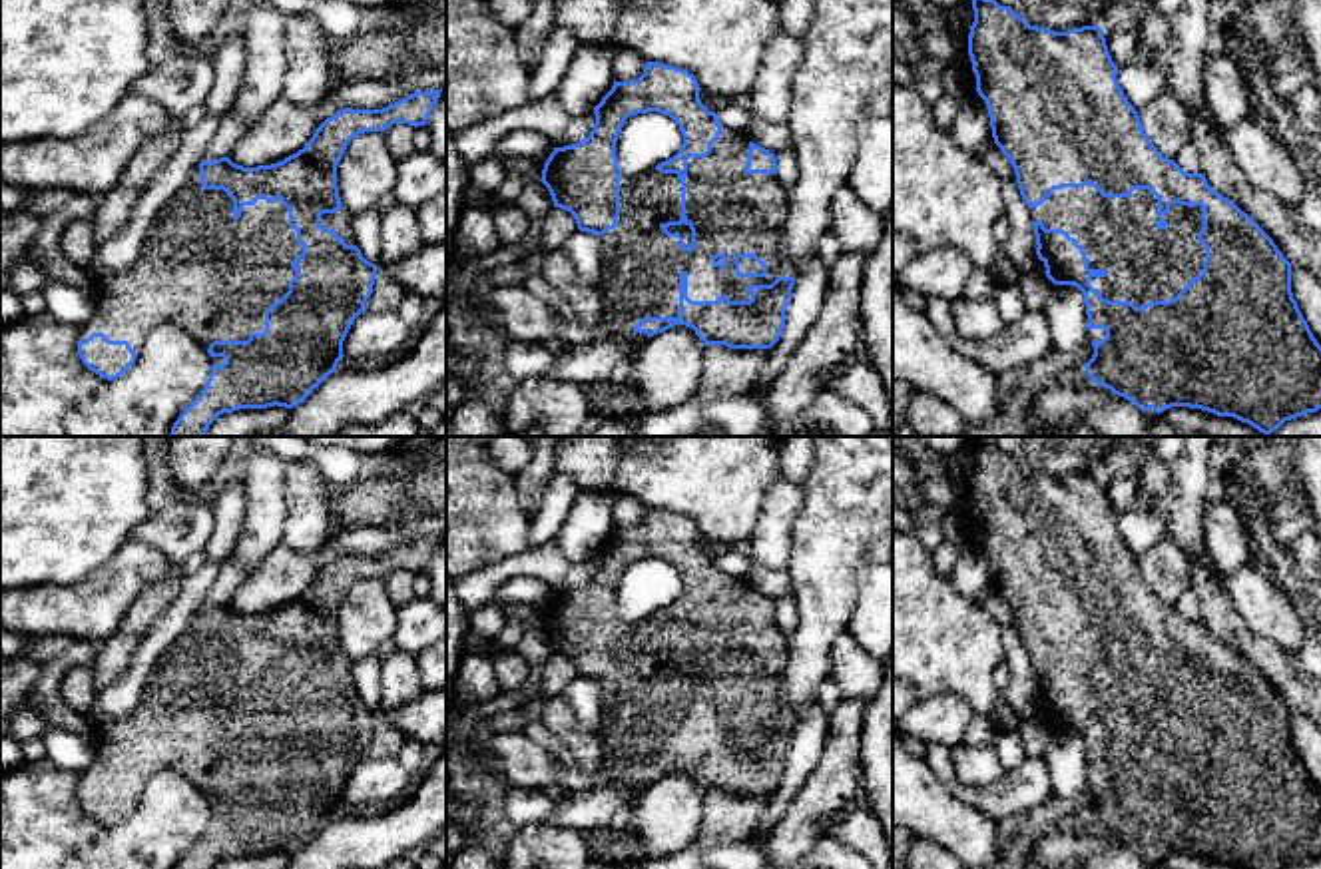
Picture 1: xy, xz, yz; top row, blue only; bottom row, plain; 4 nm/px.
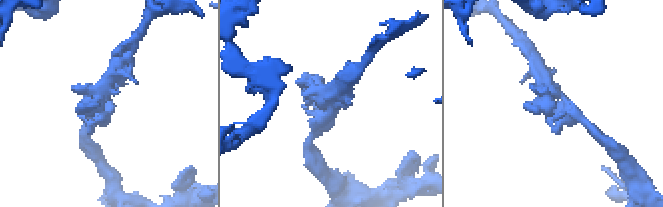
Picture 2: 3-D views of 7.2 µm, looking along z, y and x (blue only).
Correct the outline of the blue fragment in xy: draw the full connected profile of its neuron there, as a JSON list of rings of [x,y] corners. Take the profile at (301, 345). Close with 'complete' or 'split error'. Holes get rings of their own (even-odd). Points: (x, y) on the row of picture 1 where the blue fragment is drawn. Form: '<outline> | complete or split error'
[[[414,92],[383,110],[339,110],[315,130],[303,149],[271,165],[243,167],[227,155],[201,161],[153,217],[135,263],[94,285],[96,313],[78,327],[82,363],[102,379],[114,381],[135,363],[155,327],[177,323],[187,329],[207,349],[211,373],[201,395],[173,423],[169,436],[205,436],[223,413],[275,405],[293,409],[303,403],[345,357],[343,341],[365,311],[377,279],[377,265],[363,257],[351,215],[341,205],[337,165],[347,144],[359,134],[385,132],[393,124],[424,126],[440,92]]] | split error

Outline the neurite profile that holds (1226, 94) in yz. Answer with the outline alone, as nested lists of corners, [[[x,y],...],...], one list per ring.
[[[1227,52],[1203,62],[1203,100],[1221,130],[1251,116],[1245,78]]]

